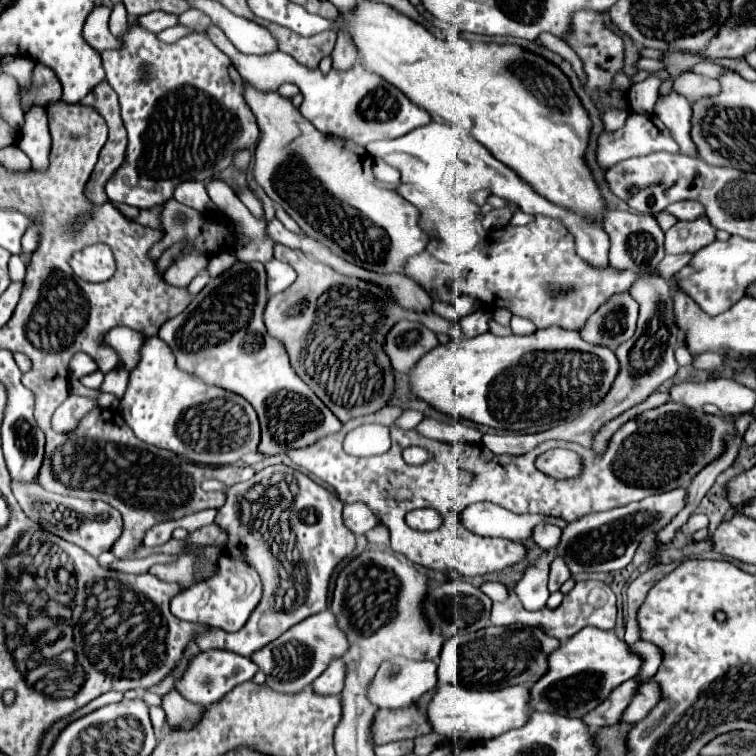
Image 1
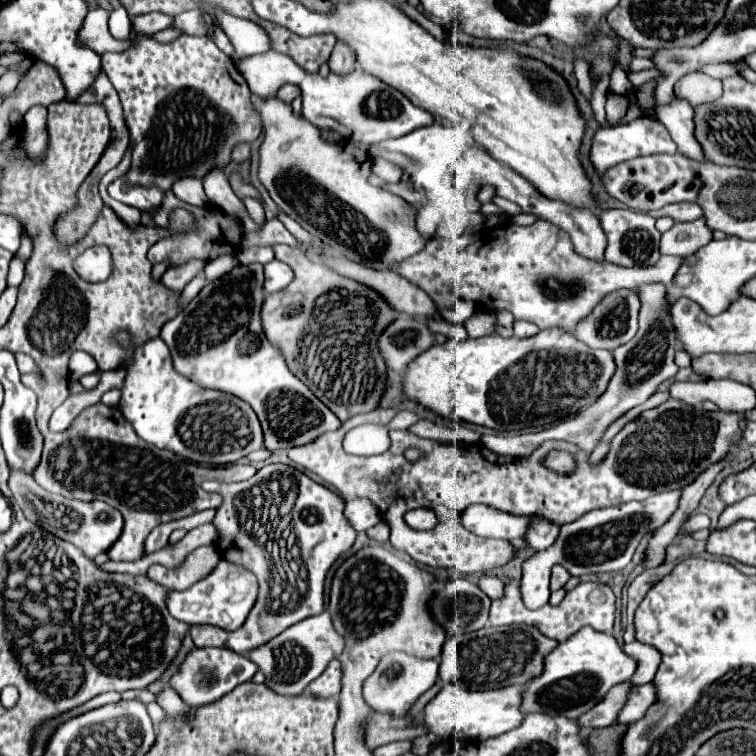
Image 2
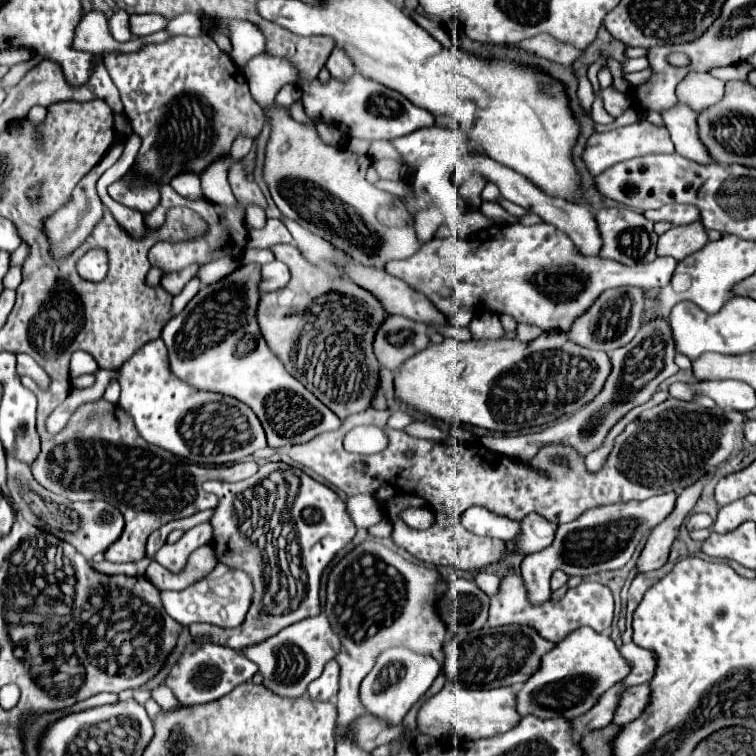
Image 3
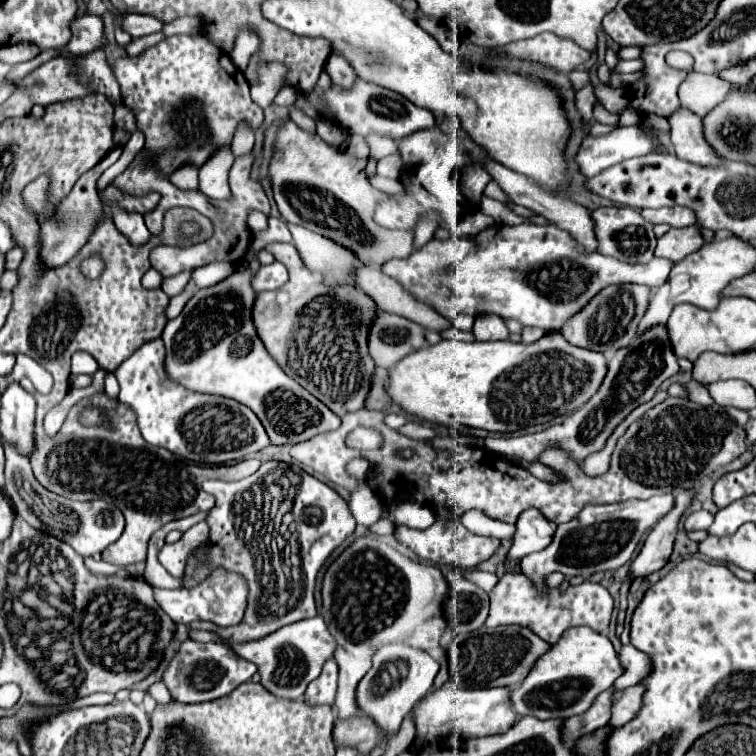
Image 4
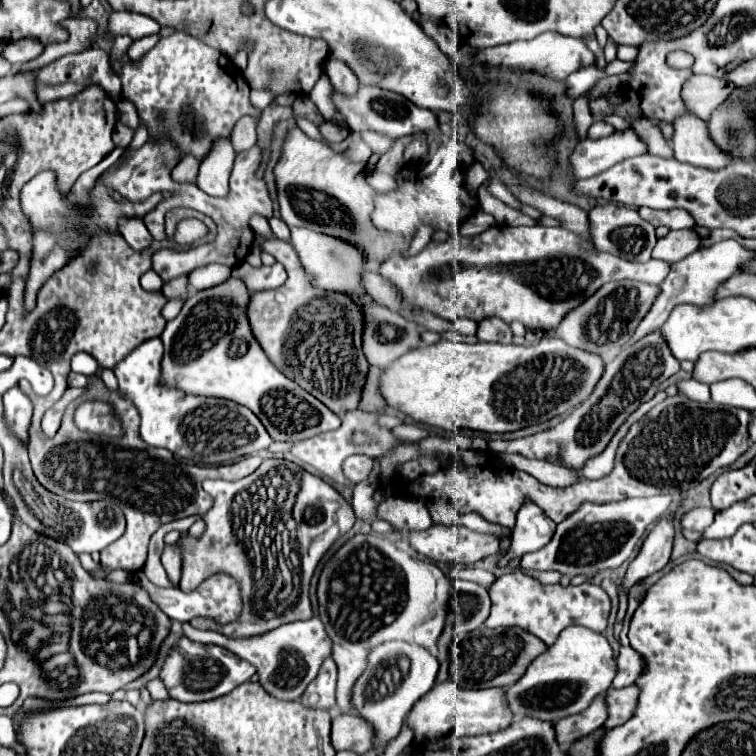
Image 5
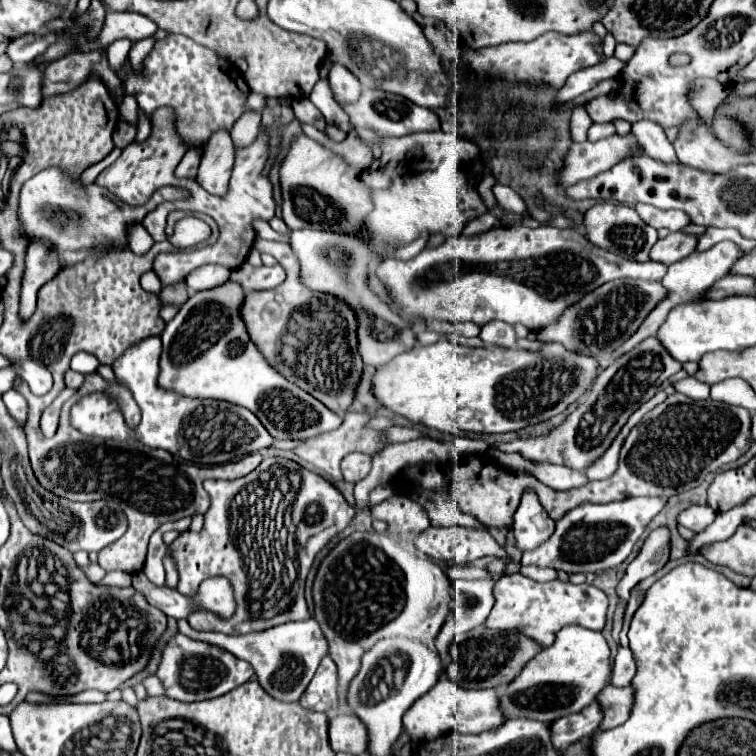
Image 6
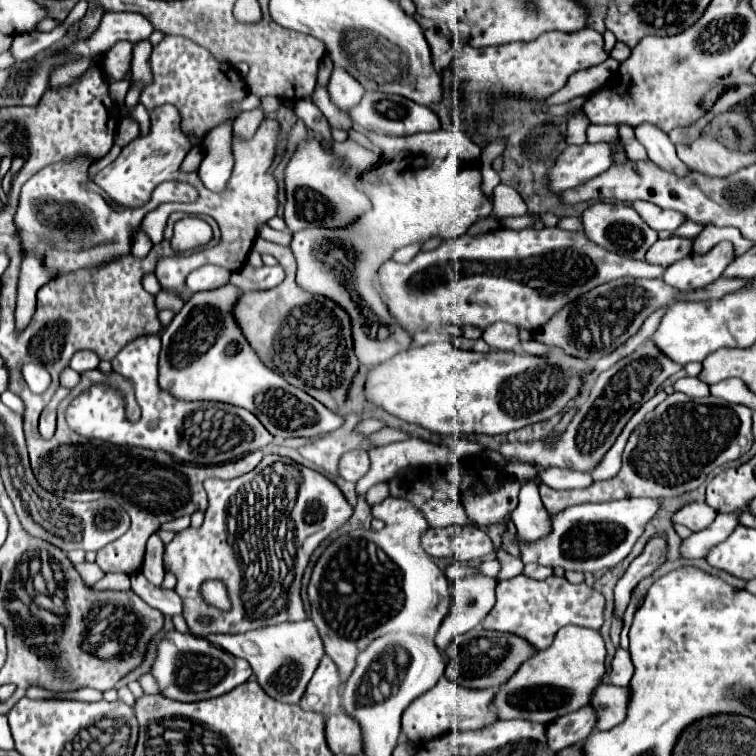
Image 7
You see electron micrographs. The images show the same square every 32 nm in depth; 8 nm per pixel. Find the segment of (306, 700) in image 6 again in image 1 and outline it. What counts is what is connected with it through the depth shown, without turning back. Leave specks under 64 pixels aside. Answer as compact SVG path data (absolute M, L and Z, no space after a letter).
M332 660L320 678L312 682L312 690L320 696L338 696L344 688L344 662Z

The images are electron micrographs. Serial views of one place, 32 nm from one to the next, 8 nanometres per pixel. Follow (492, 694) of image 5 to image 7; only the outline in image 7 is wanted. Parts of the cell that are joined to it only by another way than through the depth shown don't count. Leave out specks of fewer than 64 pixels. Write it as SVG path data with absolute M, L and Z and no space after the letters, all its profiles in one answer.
M442 676L436 686L424 696L418 696L402 714L402 734L410 742L422 742L422 740L432 740L438 736L444 736L448 732L448 724L458 730L476 730L482 728L484 724L490 724L496 720L492 712L488 712L488 700L492 700L492 690L468 690L446 676Z

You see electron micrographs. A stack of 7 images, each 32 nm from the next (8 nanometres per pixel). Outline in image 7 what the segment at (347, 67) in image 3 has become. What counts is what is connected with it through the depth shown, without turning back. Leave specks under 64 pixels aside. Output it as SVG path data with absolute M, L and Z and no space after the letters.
M334 68L332 78L326 88L328 88L332 104L346 114L350 114L350 110L360 102L364 94L364 88L352 76L348 76L344 68Z

